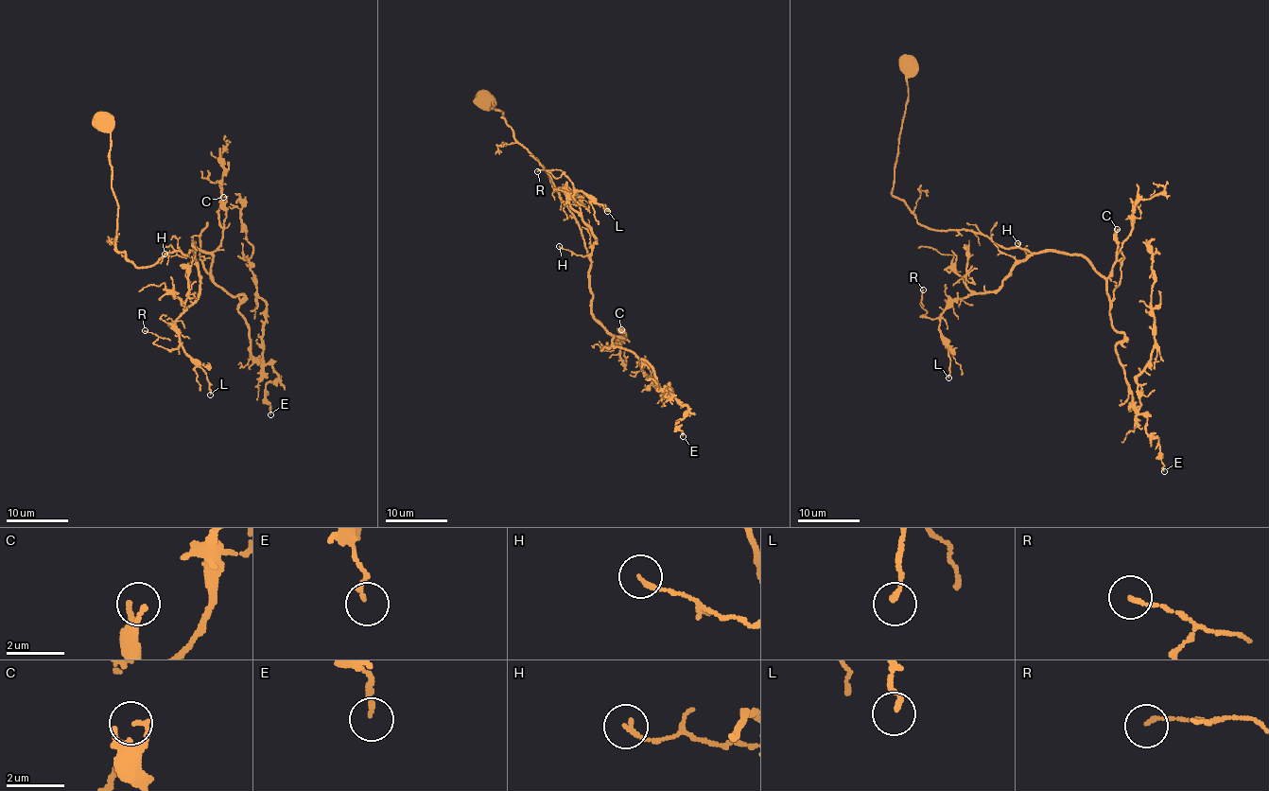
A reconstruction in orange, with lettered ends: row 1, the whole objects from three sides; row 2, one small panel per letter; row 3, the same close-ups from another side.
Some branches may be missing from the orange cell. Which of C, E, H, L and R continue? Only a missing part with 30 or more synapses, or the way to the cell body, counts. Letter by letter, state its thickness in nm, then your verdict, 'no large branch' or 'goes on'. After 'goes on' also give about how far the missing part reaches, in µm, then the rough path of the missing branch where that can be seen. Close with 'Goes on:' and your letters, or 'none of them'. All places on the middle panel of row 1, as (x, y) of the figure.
C: 130 nm thick; no large branch
E: 150 nm thick; no large branch
H: 150 nm thick; no large branch
L: 150 nm thick; no large branch
R: 120 nm thick; no large branch
Goes on: none of them

